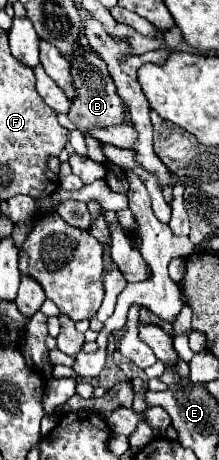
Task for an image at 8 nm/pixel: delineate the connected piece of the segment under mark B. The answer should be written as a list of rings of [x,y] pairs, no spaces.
[[[83,40],[77,42],[77,54],[73,54],[71,60],[71,72],[73,72],[73,86],[77,86],[77,102],[71,102],[71,108],[67,112],[69,120],[81,130],[85,142],[87,142],[87,156],[107,164],[107,156],[103,154],[103,142],[91,136],[93,128],[109,128],[109,126],[125,126],[129,124],[127,120],[127,106],[121,102],[121,96],[117,96],[115,82],[105,66],[105,60],[91,50]]]

